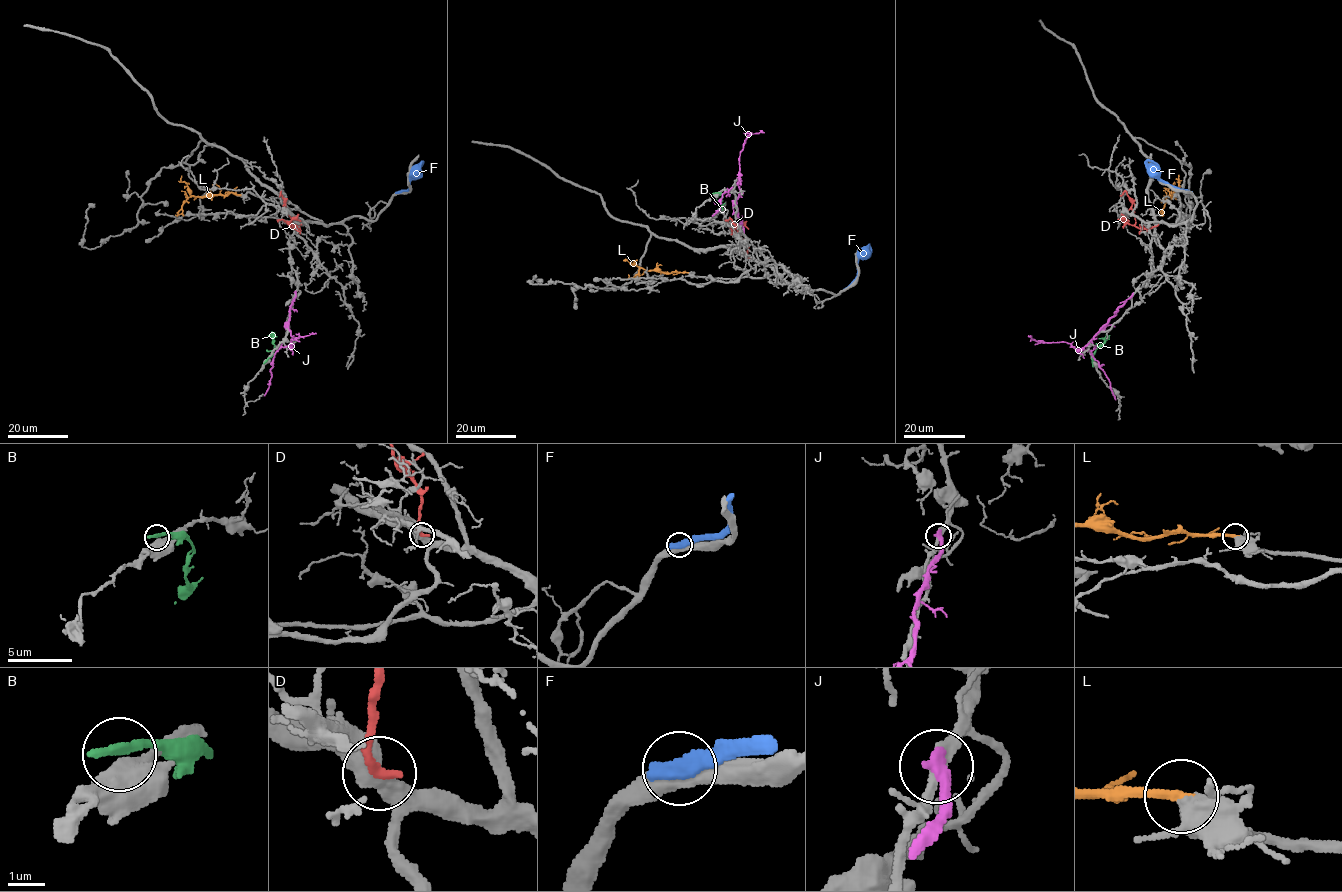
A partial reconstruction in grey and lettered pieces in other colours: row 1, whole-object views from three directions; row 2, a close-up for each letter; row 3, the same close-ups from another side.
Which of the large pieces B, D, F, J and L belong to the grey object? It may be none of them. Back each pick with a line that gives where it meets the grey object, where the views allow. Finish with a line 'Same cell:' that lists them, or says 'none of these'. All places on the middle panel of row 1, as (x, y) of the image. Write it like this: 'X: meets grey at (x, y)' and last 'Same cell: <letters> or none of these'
L: meets grey at (689, 273)
Same cell: L

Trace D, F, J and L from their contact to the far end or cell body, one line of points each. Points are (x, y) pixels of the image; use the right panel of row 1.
D: (1158, 224), (1137, 227), (1132, 200), (1125, 191), (1120, 195)
F: (1189, 191), (1163, 182), (1146, 162), (1148, 159)
J: (1133, 294), (1083, 348), (1090, 350), (1098, 362), (1116, 399)
L: (1174, 194), (1166, 197), (1161, 214)

